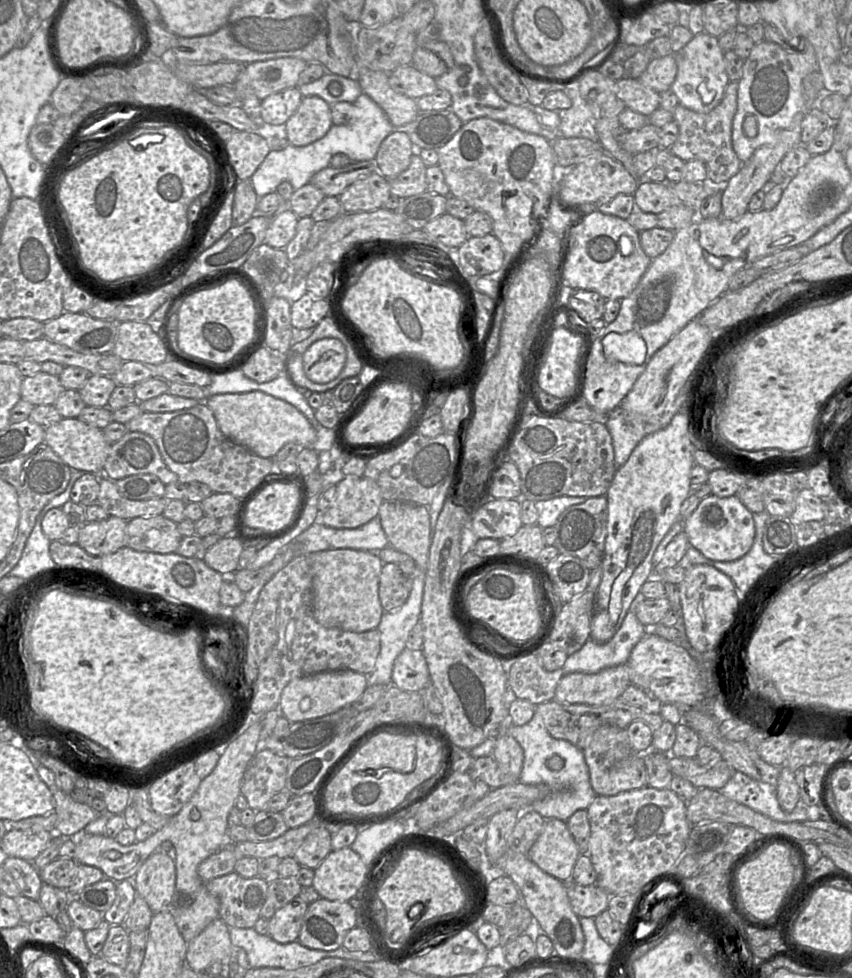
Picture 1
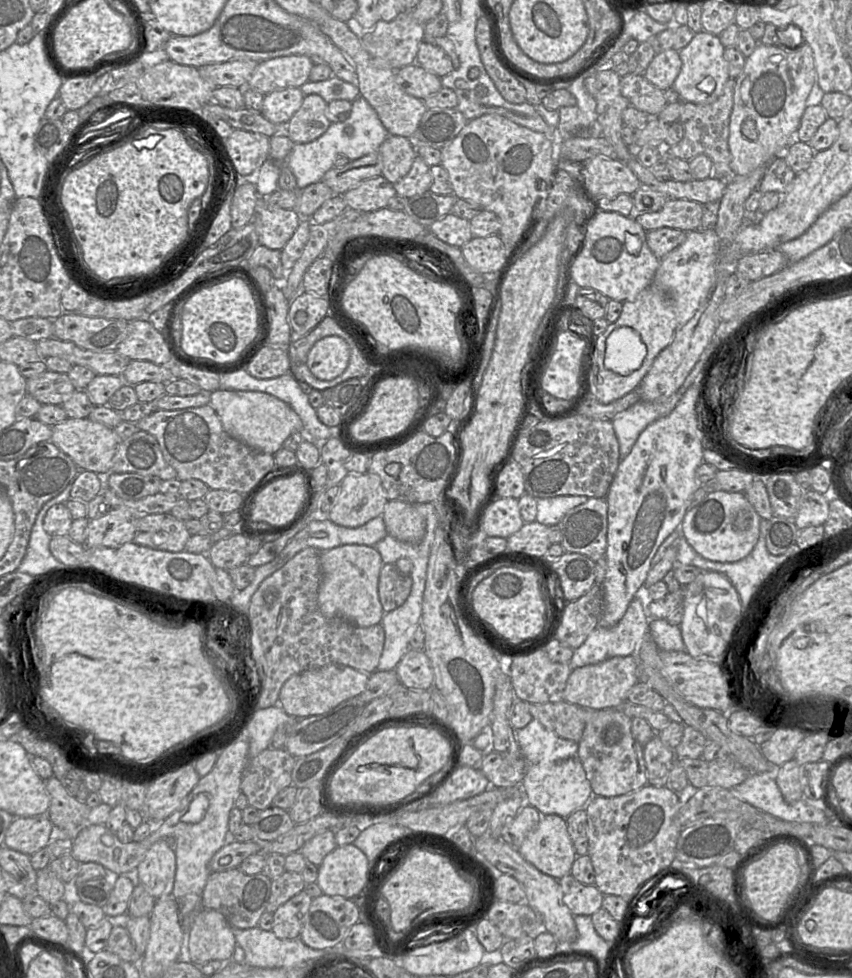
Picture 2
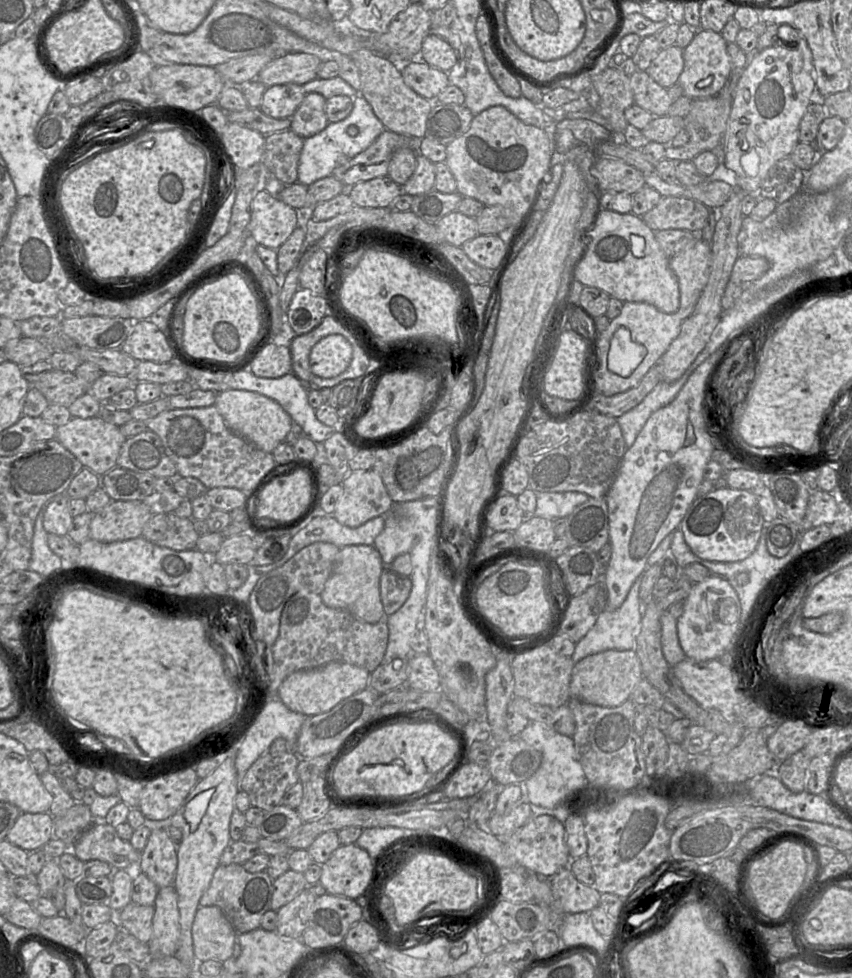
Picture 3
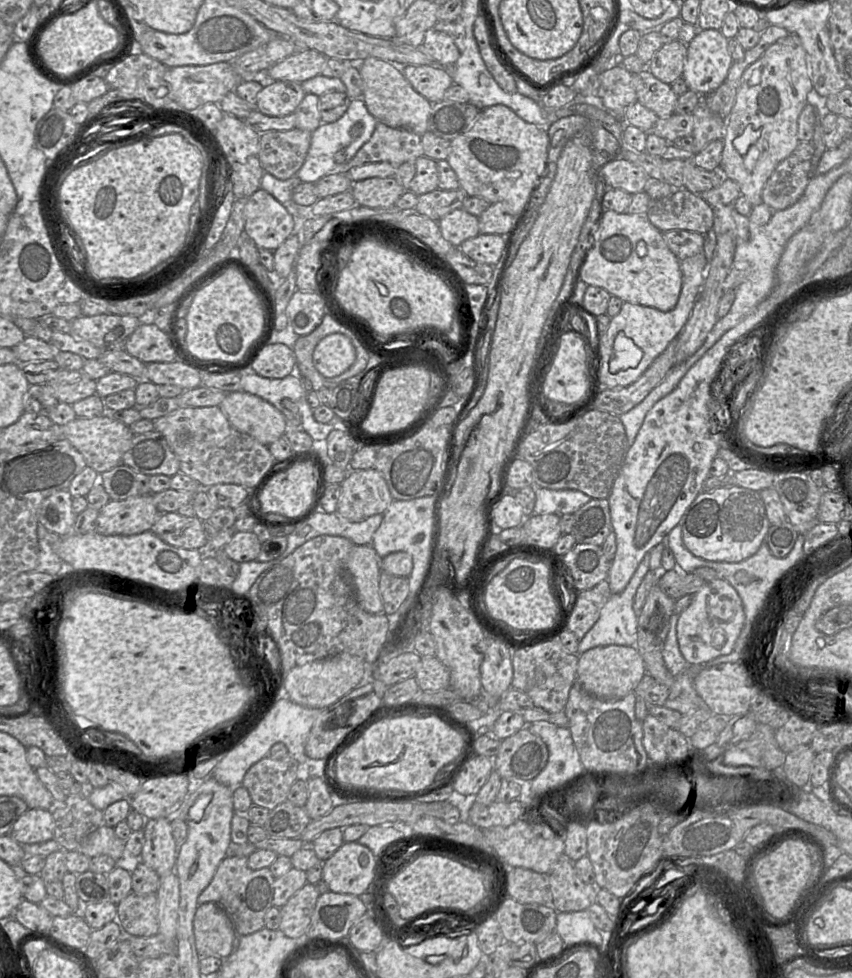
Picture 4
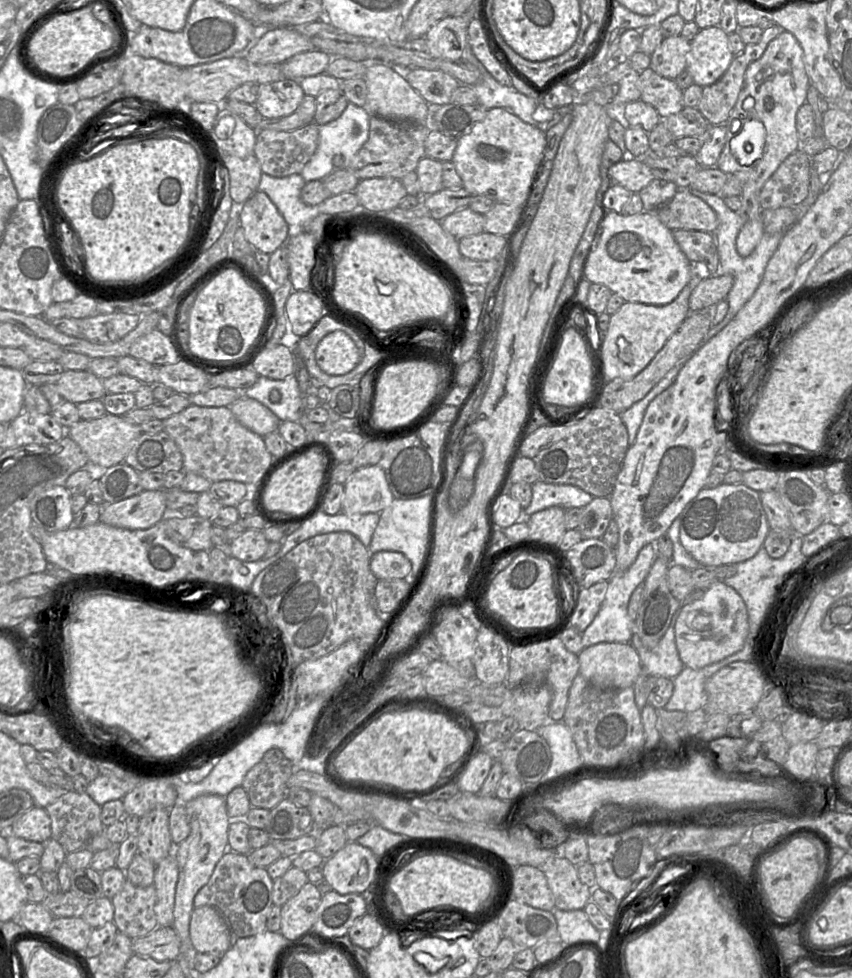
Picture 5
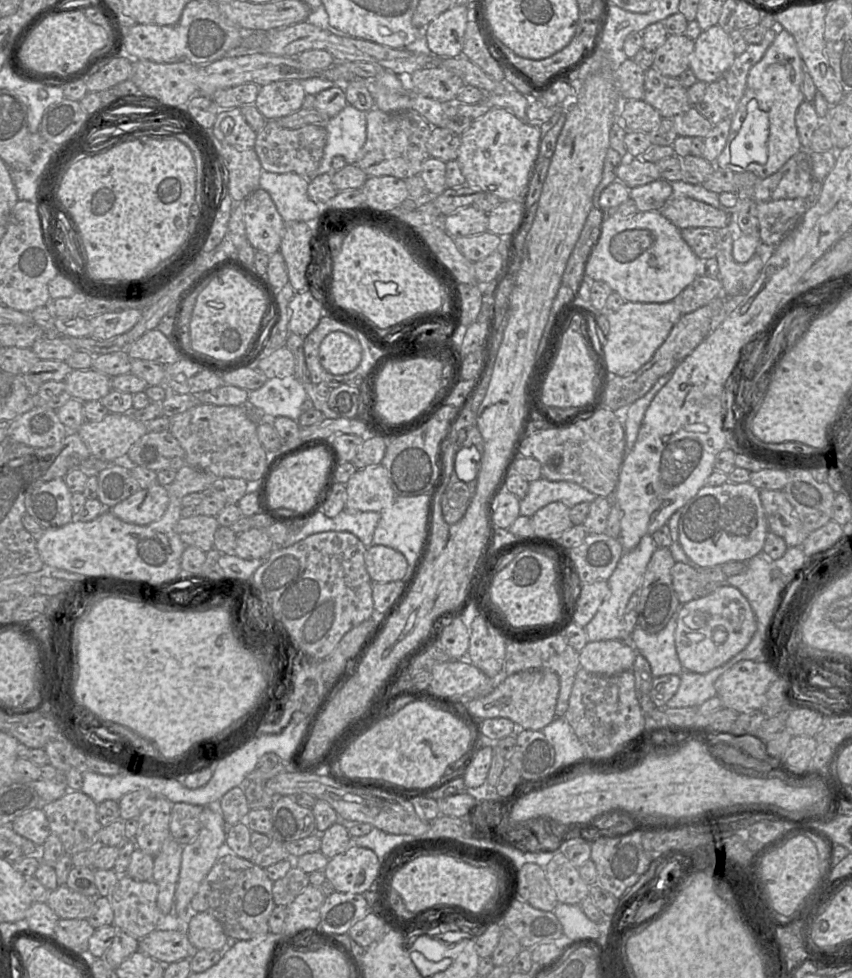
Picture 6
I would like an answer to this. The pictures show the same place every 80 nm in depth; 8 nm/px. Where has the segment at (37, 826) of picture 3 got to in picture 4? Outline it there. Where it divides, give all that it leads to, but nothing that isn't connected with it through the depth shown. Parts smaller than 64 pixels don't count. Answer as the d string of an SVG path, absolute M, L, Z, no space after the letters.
M28 809L14 823L10 836L21 845L43 843L53 839L51 810Z

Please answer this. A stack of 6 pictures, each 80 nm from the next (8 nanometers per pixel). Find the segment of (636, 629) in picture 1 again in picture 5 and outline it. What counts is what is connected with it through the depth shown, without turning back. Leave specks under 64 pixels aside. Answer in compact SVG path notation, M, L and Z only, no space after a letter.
M656 540L645 545L634 563L625 571L615 571L608 580L608 589L602 605L592 623L582 633L583 648L598 643L629 643L634 623L628 615L628 602L636 587L644 582L655 561Z

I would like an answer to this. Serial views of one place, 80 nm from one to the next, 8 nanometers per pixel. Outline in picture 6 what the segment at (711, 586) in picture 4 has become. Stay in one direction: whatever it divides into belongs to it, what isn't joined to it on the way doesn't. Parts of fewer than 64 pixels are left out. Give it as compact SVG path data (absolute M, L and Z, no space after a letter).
M722 585L708 596L681 605L675 645L683 670L704 674L725 664L746 648L756 630L756 617L750 603L731 585Z

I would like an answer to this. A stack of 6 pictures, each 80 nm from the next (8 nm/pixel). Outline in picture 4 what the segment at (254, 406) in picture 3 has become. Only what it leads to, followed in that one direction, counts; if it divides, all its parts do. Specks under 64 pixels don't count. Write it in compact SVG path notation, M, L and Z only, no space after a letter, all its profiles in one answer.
M244 392L226 393L219 408L236 430L268 446L286 432L284 415L266 400Z

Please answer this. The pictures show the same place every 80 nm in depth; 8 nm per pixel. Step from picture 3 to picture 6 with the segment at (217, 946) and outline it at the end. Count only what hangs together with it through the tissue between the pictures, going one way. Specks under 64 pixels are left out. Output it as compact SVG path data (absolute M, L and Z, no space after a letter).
M207 912L190 913L186 934L195 950L224 951L231 942L220 922Z

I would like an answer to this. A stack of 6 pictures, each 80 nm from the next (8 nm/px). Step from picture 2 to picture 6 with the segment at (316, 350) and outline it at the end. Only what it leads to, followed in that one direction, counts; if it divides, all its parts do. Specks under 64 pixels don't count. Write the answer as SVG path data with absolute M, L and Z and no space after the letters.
M341 331L327 334L320 343L318 360L323 369L334 376L343 376L354 371L362 360L362 346Z

